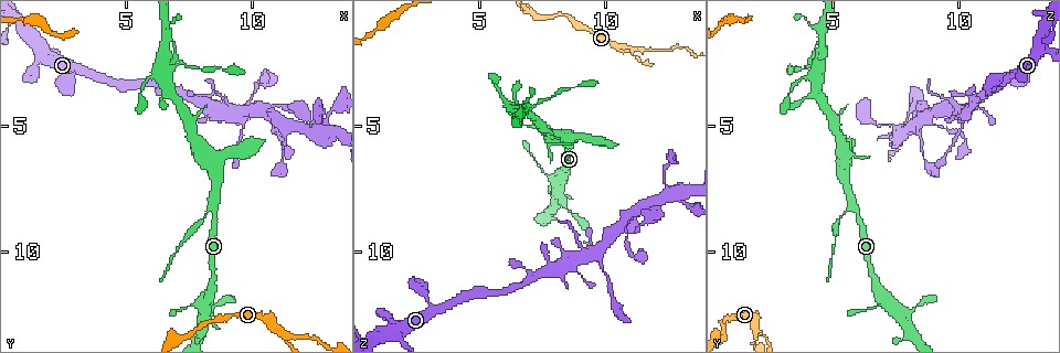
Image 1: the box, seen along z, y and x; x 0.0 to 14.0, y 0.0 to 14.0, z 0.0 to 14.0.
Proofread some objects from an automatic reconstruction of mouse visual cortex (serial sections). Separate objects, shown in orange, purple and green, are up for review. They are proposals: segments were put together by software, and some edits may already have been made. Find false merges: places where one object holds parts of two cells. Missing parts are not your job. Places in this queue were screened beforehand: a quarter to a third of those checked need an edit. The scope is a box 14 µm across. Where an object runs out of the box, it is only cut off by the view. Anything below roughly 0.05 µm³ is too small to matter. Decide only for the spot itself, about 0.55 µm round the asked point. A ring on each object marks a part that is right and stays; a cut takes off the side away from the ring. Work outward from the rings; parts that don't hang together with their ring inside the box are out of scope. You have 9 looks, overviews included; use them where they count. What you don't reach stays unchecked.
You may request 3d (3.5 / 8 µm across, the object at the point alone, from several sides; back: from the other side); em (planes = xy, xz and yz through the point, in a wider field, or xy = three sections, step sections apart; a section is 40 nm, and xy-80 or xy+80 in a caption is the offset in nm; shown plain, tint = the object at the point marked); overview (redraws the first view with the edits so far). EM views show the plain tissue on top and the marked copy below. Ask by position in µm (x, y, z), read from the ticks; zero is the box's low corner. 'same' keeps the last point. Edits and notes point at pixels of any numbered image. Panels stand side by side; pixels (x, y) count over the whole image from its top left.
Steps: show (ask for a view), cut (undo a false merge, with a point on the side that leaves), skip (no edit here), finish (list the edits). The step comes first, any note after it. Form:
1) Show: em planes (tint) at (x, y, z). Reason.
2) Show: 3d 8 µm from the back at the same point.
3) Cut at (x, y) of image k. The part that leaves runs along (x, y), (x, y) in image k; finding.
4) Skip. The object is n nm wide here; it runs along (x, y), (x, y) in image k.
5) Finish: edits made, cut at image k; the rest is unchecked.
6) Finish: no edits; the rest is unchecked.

Show: 3d 8 µm at (8.0, 8.7, 5.4). Narrows sharply.

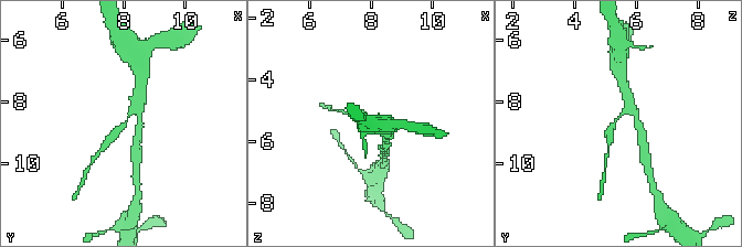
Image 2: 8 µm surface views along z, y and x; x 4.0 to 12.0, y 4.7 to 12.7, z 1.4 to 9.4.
Show: 3d 3.5 µm from the back at (8.0, 8.8, 5.3).

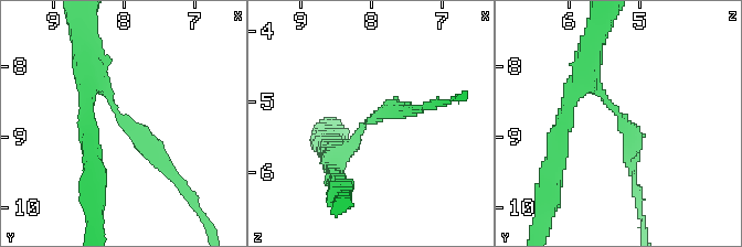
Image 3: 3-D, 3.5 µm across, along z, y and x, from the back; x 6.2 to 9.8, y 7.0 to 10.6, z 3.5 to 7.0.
Cut at (135, 133) of image 3. The part that leaves runs along (114, 107), (175, 174), (181, 188) in image 3; a second cell is stuck on.

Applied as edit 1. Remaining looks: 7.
Show: overview. Redraw.

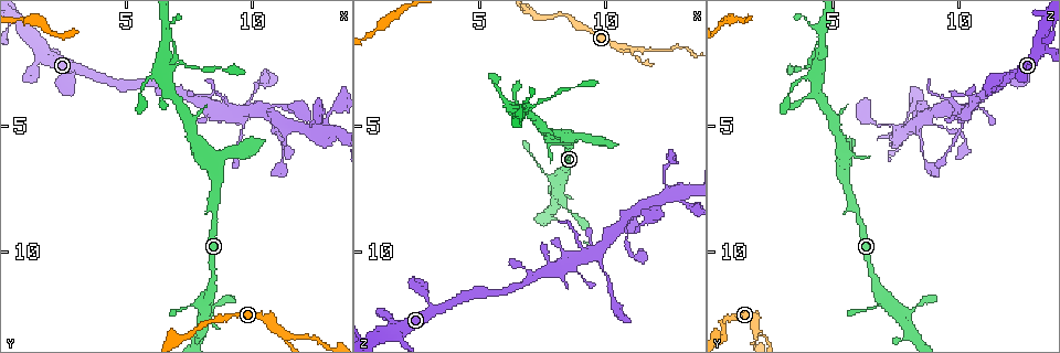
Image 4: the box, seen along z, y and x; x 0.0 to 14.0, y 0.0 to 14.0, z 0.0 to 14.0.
Show: 3d 3.5 µm from the back at (8.3, 6.1, 5.5).

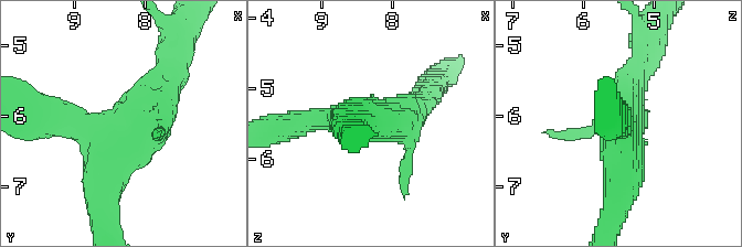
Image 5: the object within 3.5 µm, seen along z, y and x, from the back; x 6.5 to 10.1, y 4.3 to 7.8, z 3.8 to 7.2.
Show: em xy step 5 (tint) at the same point. 4 arms meet here; the arms are 300, 350, 400, 400 nm wide.

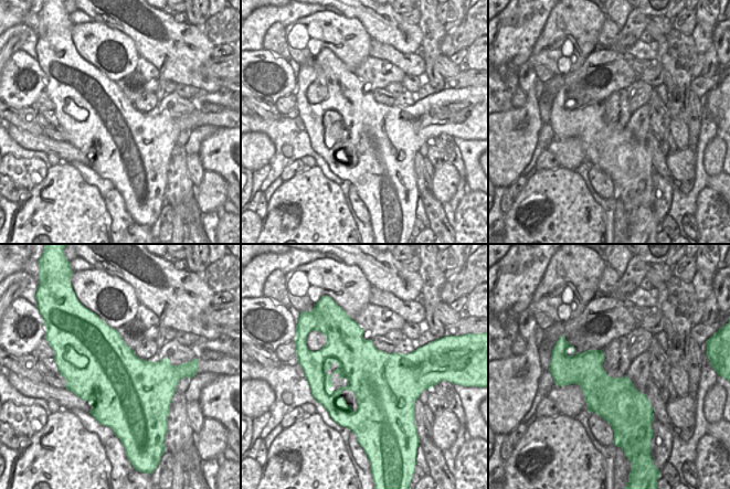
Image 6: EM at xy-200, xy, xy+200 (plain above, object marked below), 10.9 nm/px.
Skip. It runs along (104, 216), (110, 141), (162, 87) in image 5; all the same cell.

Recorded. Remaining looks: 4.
Show: 3d 3.5 µm at (9.7, 4.3, 10.2). Sharp bend.

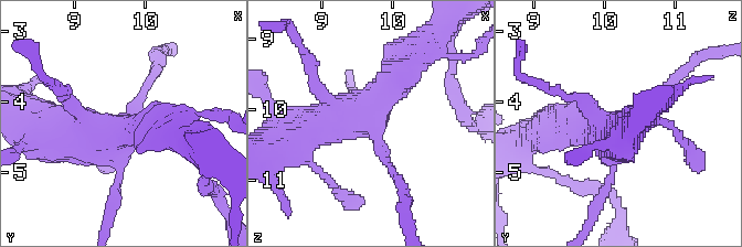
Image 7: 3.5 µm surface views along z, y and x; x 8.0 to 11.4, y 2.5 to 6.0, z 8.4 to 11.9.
Show: em xy step 1 (tint) at (9.75, 4.25, 10.30). Need the tissue.

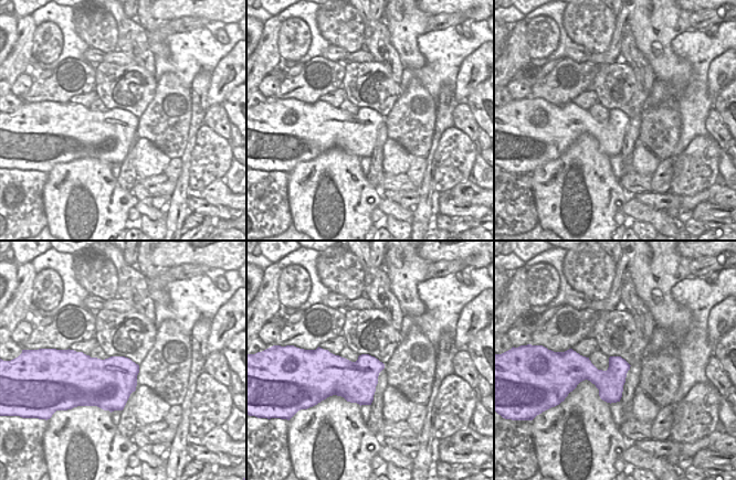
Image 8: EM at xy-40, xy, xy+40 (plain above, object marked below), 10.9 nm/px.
Skip. It runs along (287, 132), (362, 114), (410, 65) in image 7; one cell here.

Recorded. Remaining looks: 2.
Show: 3d 8 µm at (11.0, 13.2, 1.9). Side arm on a straight run.

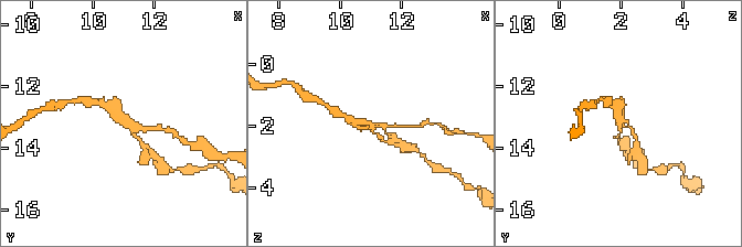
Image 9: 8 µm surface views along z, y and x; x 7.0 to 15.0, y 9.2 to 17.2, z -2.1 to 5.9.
Show: em xy step 2 (tint) at (11.0, 13.1, 1.9). Now the EM.

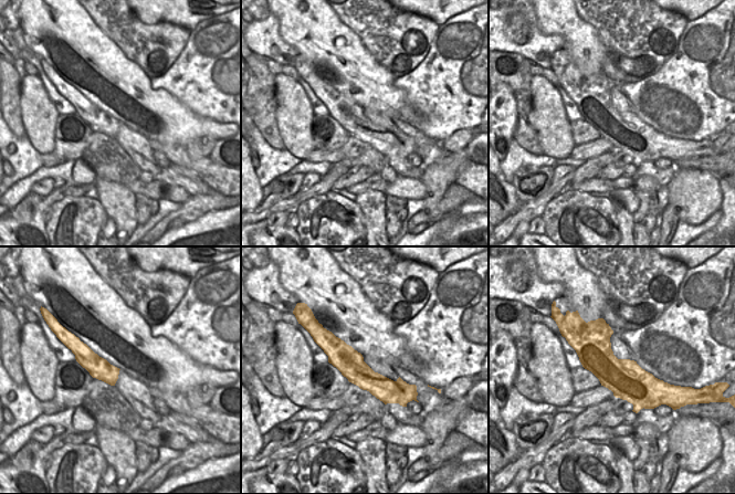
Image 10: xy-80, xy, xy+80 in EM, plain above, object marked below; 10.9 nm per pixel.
Cut at (391, 138) of image 9. The part that leaves runs along (372, 130), (385, 141), (398, 142) in image 9; a second cell is stuck on.

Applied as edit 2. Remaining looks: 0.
Finish: edits made, cut at image 3, cut at image 9; the rest is unchecked.

